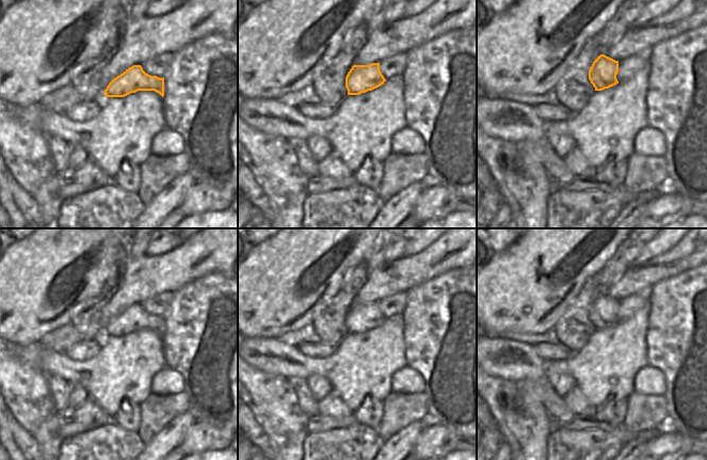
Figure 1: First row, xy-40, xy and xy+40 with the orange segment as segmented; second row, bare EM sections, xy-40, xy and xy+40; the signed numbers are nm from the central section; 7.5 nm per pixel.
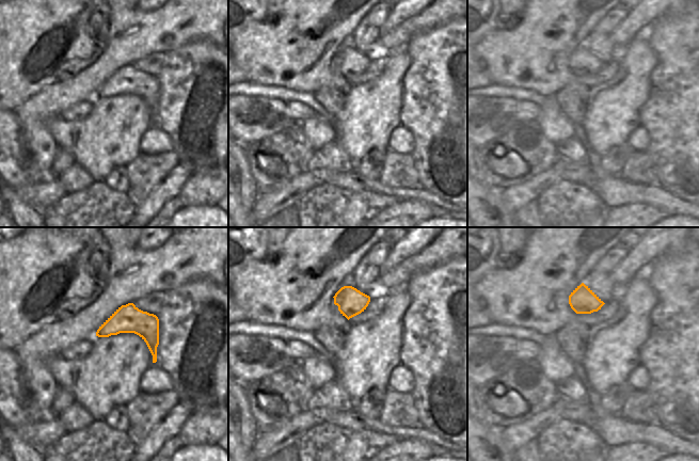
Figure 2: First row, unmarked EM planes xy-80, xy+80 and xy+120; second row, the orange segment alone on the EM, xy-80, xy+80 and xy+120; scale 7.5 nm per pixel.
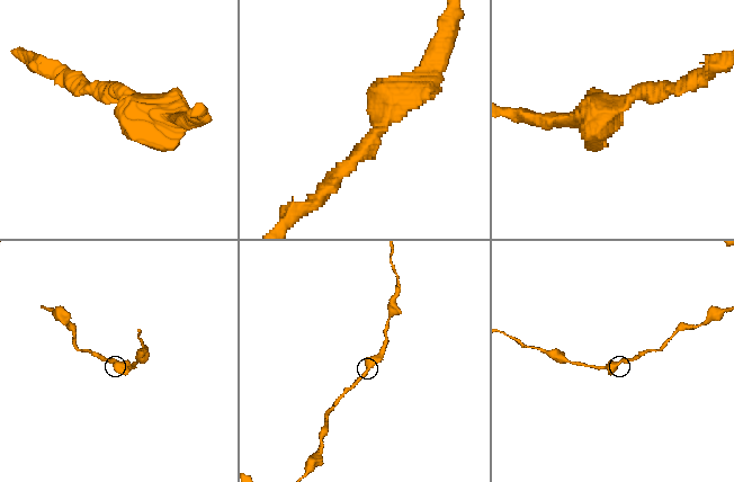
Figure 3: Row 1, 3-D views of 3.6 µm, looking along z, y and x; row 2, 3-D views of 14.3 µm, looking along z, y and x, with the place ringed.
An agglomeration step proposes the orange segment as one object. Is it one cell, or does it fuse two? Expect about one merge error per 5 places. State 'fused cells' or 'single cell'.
single cell

